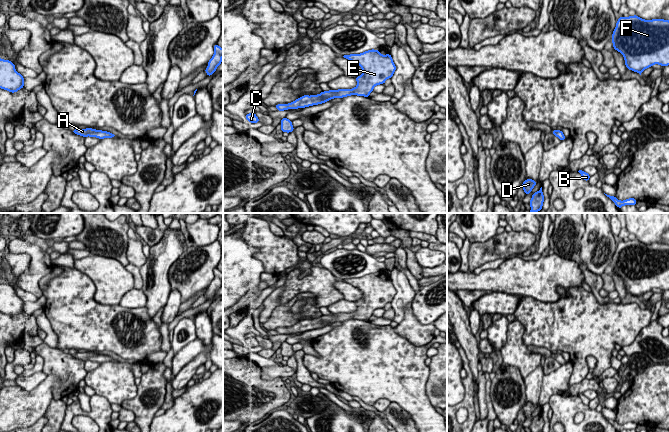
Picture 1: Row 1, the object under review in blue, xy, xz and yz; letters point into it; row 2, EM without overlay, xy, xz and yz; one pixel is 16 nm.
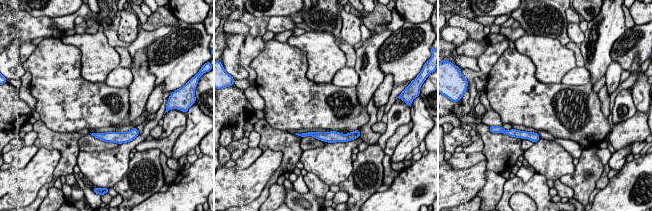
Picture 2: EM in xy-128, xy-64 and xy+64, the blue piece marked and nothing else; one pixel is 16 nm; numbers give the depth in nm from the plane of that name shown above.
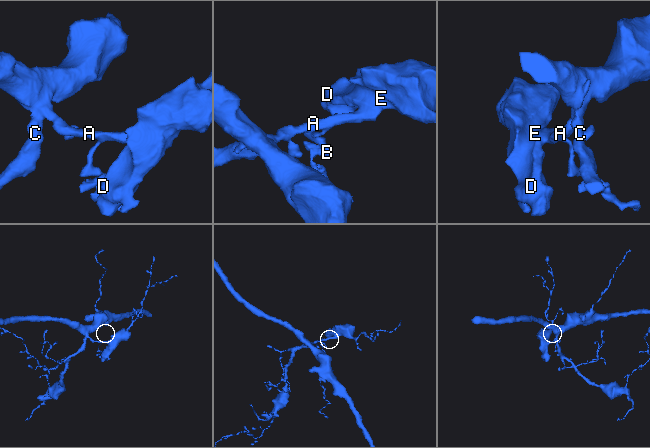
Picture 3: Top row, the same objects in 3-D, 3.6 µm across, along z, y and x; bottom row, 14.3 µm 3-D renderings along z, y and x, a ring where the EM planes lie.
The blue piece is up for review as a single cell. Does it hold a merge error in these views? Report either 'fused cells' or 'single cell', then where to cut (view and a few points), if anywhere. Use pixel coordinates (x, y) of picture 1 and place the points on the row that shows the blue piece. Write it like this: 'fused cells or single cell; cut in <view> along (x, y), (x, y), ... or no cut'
single cell; no cut

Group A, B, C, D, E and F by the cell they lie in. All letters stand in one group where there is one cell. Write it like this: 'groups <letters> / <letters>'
groups A B C D E F

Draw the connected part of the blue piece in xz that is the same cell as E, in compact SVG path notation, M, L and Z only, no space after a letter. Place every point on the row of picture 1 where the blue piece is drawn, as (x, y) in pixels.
M368 50L360 54L344 55L344 58L358 64L363 73L356 77L357 86L353 89L338 89L323 91L319 95L304 95L292 103L277 104L278 111L287 109L305 108L313 105L325 103L334 98L343 98L351 95L369 97L376 85L384 84L389 78L392 78L396 70L391 55L382 55L379 50Z

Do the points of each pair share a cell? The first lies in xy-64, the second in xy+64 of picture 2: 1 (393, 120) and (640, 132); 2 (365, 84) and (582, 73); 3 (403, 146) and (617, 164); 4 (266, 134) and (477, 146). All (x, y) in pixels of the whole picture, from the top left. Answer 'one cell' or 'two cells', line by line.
1: two cells
2: two cells
3: one cell
4: two cells

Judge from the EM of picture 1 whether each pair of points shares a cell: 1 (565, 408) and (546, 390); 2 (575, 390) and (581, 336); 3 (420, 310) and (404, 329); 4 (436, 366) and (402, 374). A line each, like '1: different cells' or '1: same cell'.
1: different cells
2: different cells
3: different cells
4: different cells

